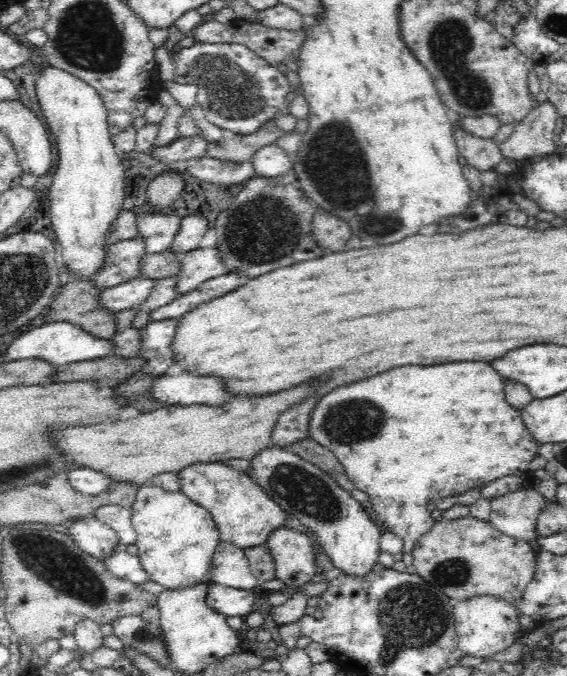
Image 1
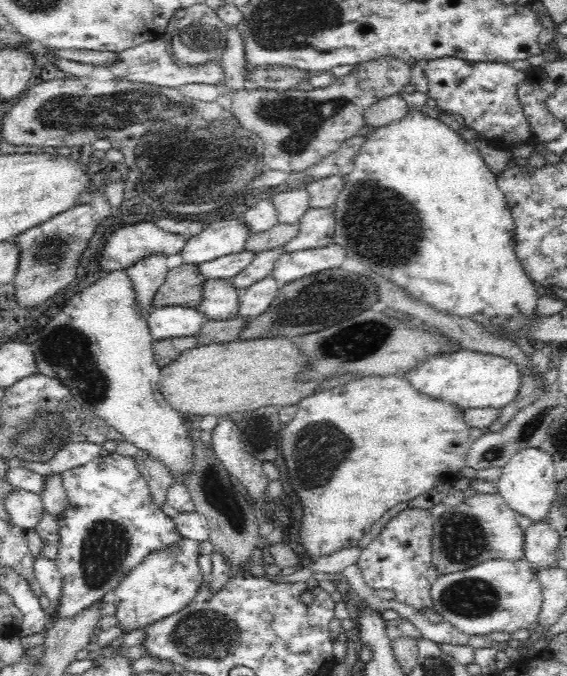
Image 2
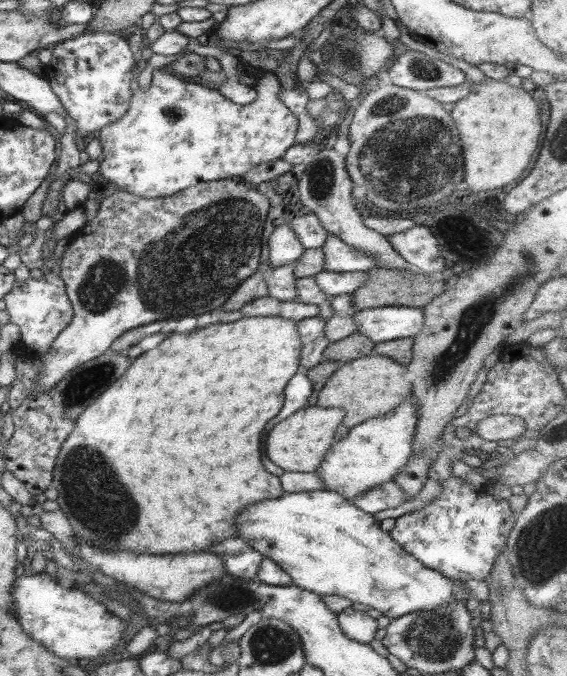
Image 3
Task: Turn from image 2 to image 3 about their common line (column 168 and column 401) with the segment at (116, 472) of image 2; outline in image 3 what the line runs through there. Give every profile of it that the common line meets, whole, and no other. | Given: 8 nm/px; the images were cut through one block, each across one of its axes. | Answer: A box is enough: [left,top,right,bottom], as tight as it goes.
[389,475,514,581]

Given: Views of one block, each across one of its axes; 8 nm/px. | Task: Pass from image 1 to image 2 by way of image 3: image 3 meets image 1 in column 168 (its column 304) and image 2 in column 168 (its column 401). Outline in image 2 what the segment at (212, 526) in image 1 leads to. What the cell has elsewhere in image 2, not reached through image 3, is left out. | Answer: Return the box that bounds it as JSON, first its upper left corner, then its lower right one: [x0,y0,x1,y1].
[110,537,204,630]

